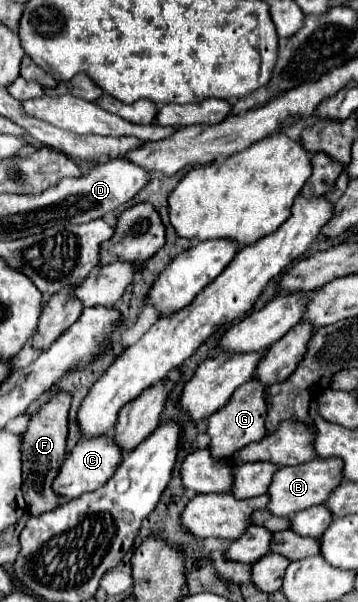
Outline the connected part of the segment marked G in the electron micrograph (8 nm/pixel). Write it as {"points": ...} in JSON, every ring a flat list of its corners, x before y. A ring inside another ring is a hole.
{"points":[[251,380,239,386,231,402,209,418,207,434,211,436,209,450,215,458,231,458,243,446,263,440,265,438,265,384,259,380]]}

